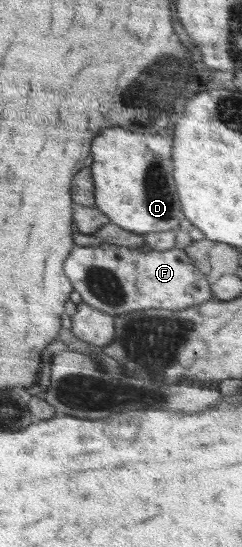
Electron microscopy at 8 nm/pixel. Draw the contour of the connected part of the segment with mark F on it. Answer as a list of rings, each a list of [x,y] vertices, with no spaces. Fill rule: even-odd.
[[[100,243],[89,247],[76,246],[70,259],[66,261],[66,272],[85,303],[113,317],[151,308],[182,310],[191,305],[202,304],[211,298],[211,283],[206,274],[194,264],[185,249],[175,247],[167,251],[152,250],[148,253],[141,253],[129,247],[110,243]]]

